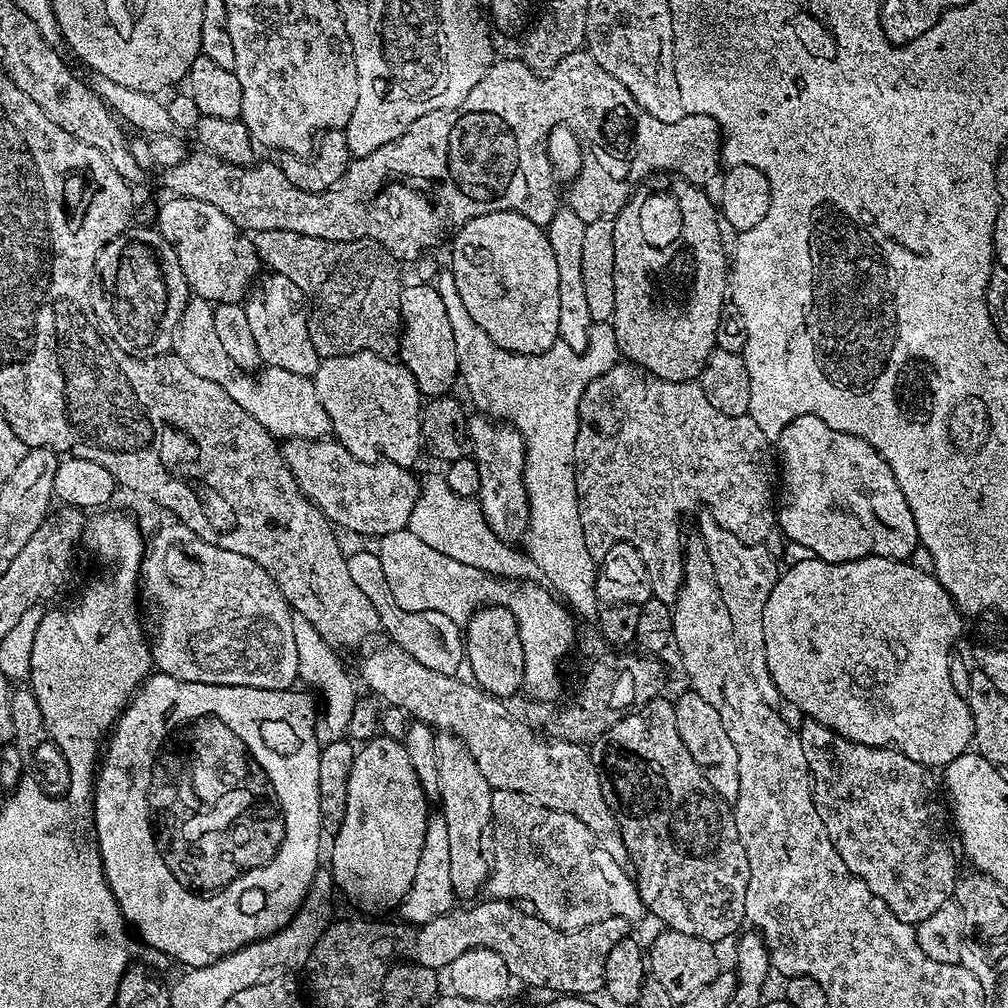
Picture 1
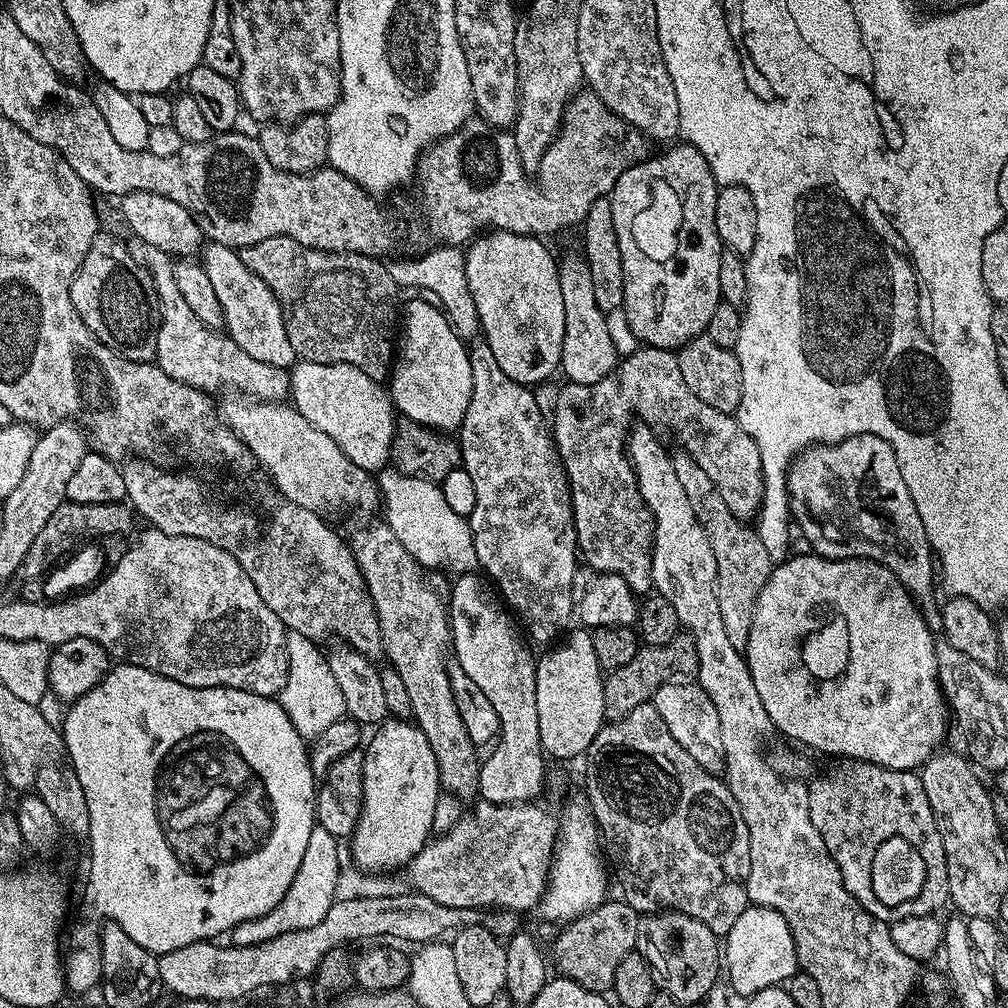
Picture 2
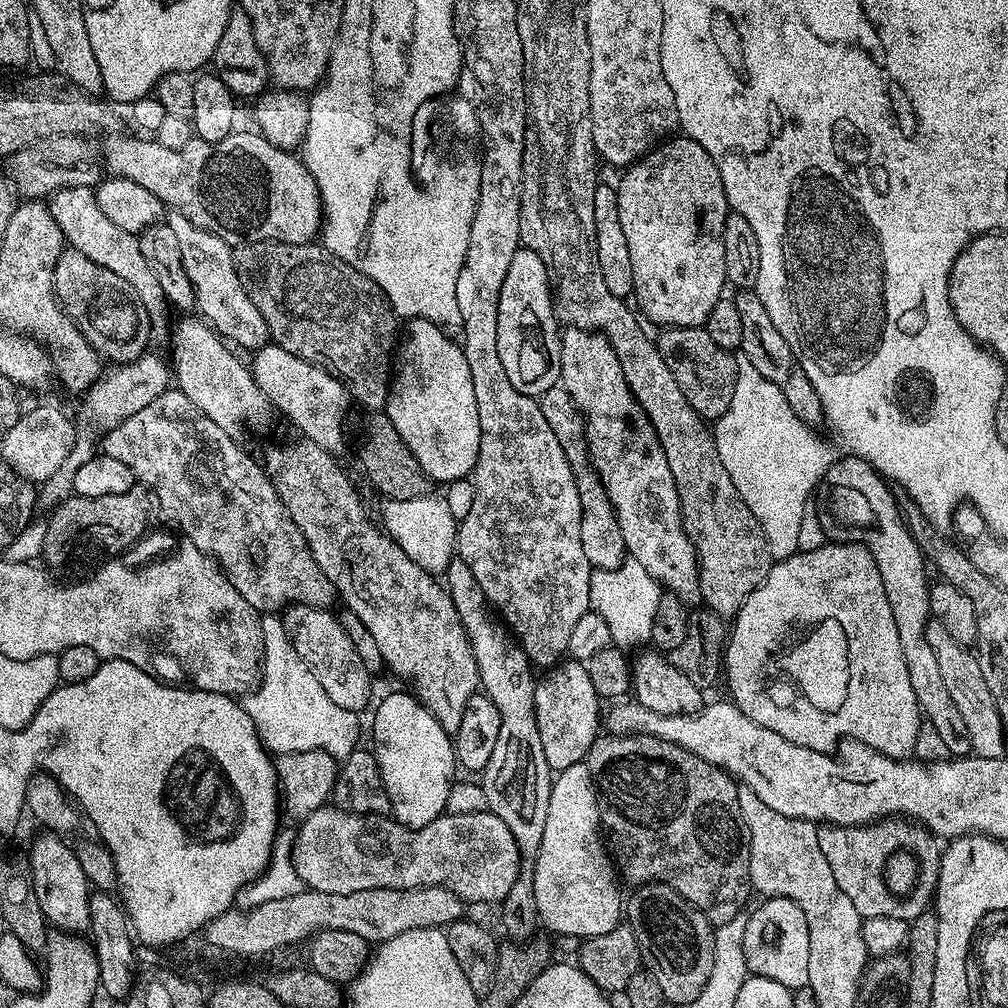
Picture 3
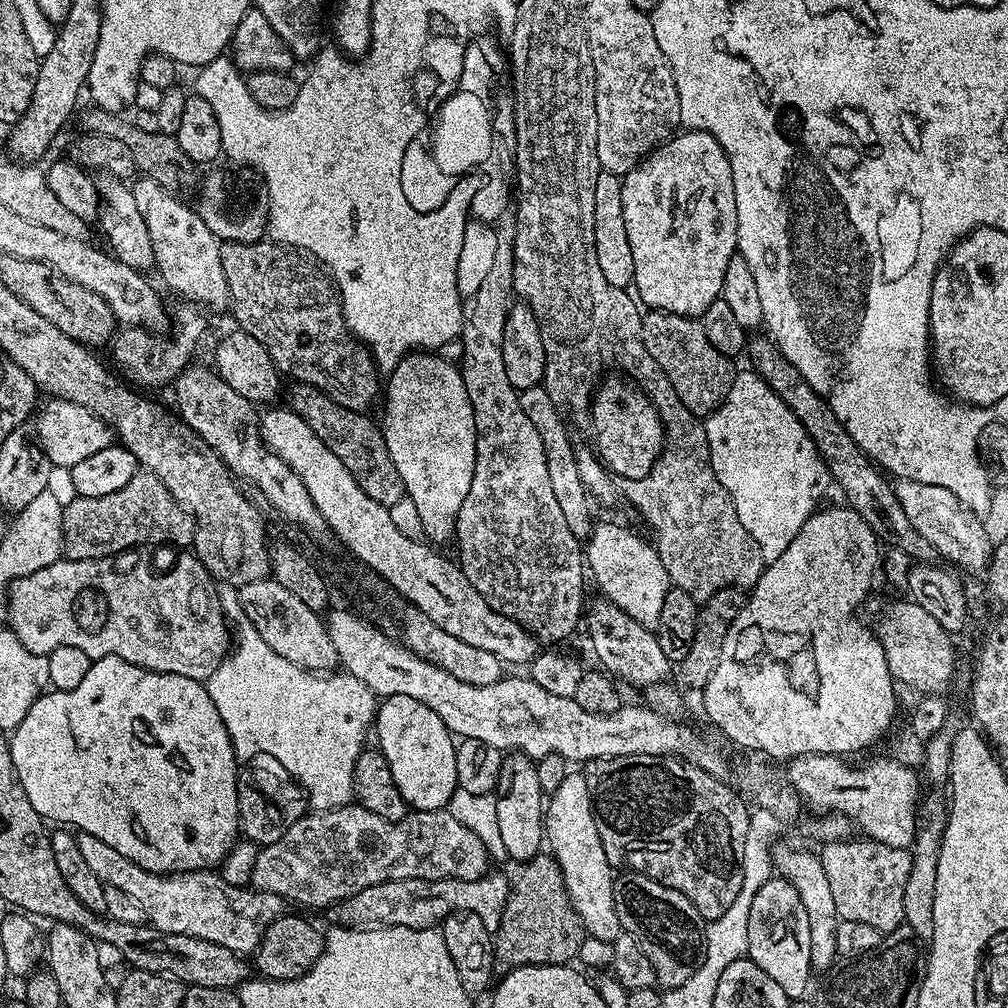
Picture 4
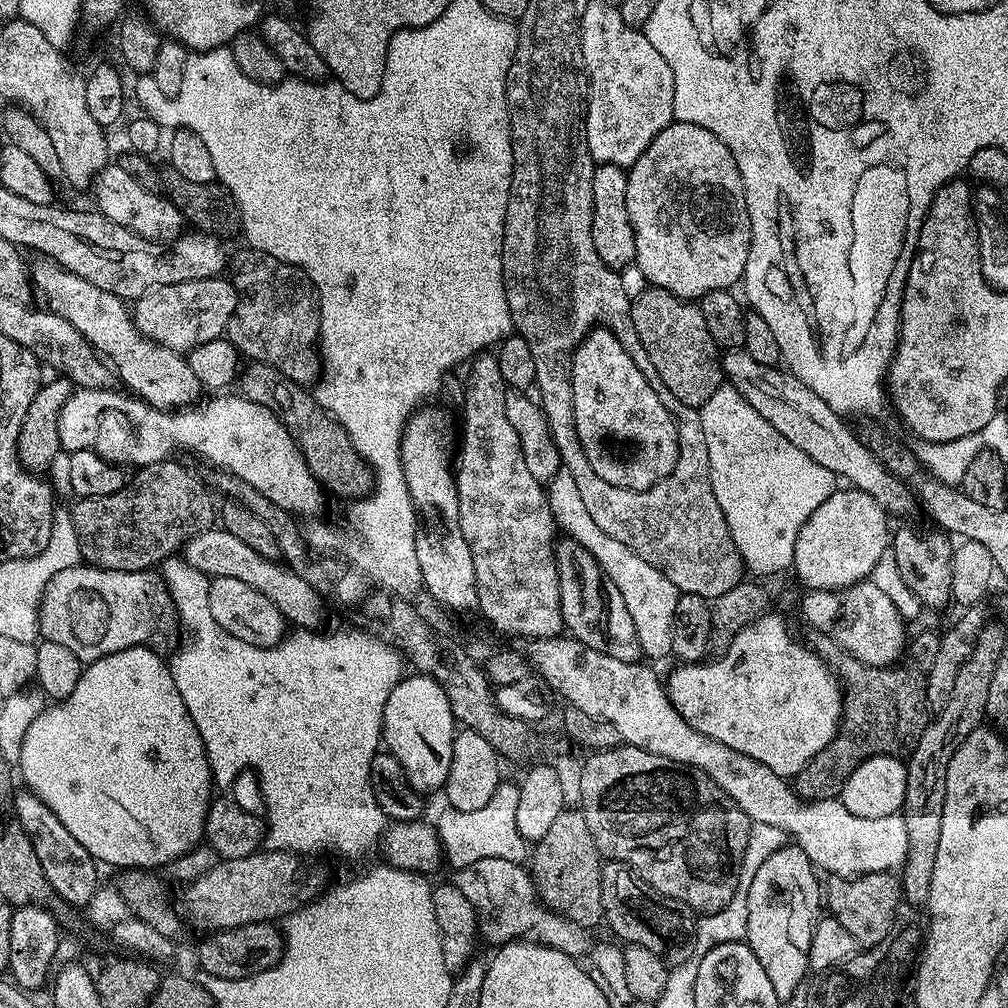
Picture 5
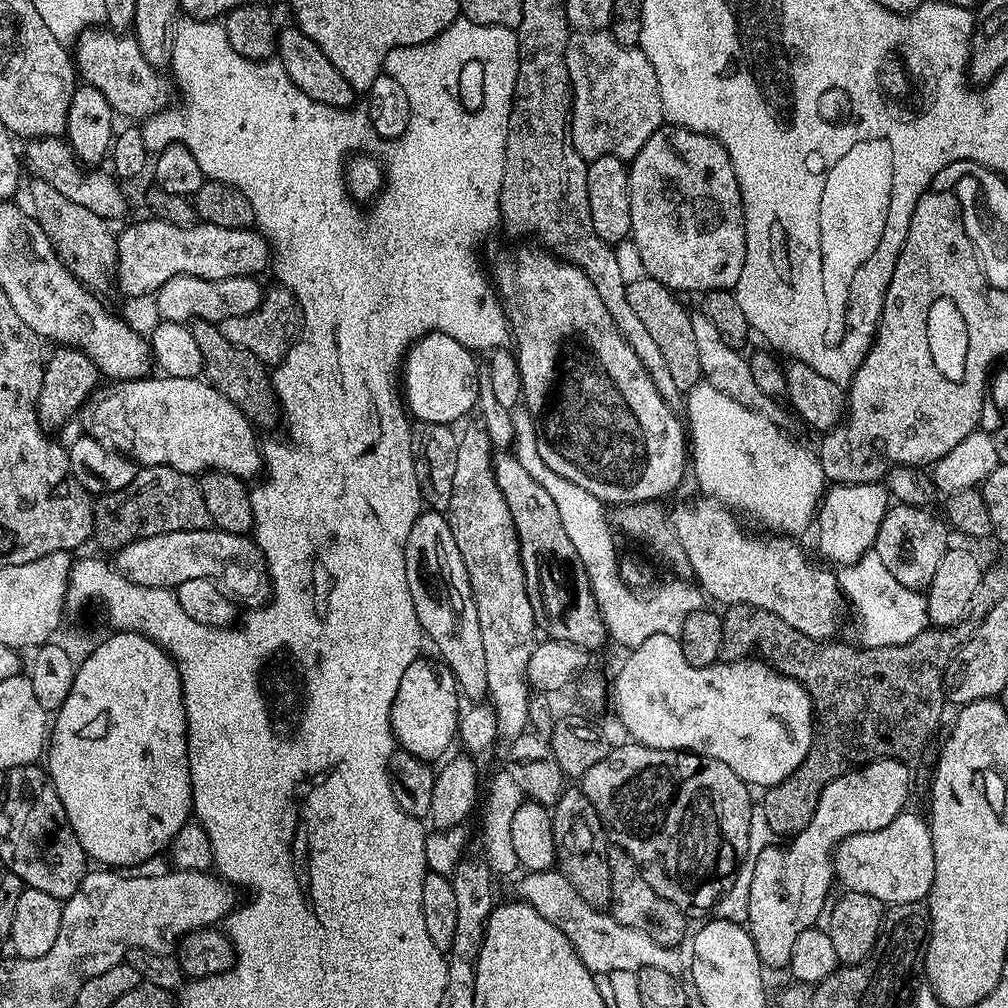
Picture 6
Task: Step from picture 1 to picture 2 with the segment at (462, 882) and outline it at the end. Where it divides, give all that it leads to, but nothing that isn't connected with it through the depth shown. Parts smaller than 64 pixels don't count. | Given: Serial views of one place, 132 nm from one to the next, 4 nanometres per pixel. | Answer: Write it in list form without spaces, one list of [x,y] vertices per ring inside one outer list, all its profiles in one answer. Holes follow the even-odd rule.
[[[386,522],[379,523],[362,529],[350,540],[350,547],[378,614],[383,655],[388,655],[387,663],[398,670],[410,697],[412,720],[426,734],[430,750],[434,750],[441,789],[463,802],[475,801],[482,760],[479,755],[476,757],[478,746],[470,742],[450,690],[446,663],[450,652],[448,609],[442,596],[440,600],[439,594],[424,581],[425,573],[416,559],[394,538],[394,530]]]

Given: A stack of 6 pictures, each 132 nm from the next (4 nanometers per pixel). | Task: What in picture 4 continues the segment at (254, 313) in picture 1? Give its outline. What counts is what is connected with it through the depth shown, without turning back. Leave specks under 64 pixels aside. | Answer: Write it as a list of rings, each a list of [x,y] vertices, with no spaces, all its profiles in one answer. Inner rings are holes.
[[[137,179],[131,185],[131,190],[134,202],[138,202],[138,210],[146,221],[146,230],[150,230],[150,242],[154,242],[156,258],[155,271],[160,272],[165,286],[185,296],[188,299],[185,301],[193,305],[213,308],[216,312],[224,308],[225,311],[229,307],[230,297],[226,274],[222,270],[221,241],[216,239],[210,226],[202,222],[191,203],[183,204],[177,193],[166,191],[154,179]]]

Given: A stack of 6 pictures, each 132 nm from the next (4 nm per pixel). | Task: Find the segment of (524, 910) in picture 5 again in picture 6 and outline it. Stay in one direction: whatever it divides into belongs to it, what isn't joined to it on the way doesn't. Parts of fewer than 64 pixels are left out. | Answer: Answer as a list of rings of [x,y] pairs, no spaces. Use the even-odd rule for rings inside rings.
[[[558,870],[525,871],[522,876],[524,877],[516,884],[515,895],[525,904],[532,906],[534,910],[538,910],[538,914],[542,914],[542,918],[546,918],[546,922],[550,922],[550,926],[558,926],[558,930],[562,930],[562,934],[566,934],[570,946],[574,946],[578,958],[582,958],[582,962],[594,974],[610,973],[614,970],[628,970],[637,973],[641,972],[643,968],[653,968],[654,970],[666,970],[666,974],[671,976],[681,975],[680,956],[676,948],[662,946],[658,942],[654,942],[654,938],[650,938],[650,934],[642,934],[642,930],[634,930],[634,926],[622,926],[622,922],[615,920],[607,911],[590,906]]]

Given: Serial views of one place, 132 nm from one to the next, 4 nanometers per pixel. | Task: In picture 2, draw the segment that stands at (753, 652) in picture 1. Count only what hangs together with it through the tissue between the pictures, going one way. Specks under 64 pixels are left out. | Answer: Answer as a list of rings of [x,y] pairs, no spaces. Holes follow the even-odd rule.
[[[683,450],[673,451],[671,458],[678,482],[682,482],[682,490],[686,490],[686,498],[690,498],[690,506],[694,506],[698,522],[710,538],[710,546],[714,546],[714,562],[718,562],[718,607],[722,610],[726,635],[730,637],[731,644],[744,653],[750,638],[750,626],[754,622],[756,599],[758,594],[762,594],[762,586],[766,586],[774,567],[772,559],[762,547],[762,538],[758,538],[755,527],[730,514],[730,506],[726,506],[714,482],[710,482],[710,474],[702,470],[699,462]]]

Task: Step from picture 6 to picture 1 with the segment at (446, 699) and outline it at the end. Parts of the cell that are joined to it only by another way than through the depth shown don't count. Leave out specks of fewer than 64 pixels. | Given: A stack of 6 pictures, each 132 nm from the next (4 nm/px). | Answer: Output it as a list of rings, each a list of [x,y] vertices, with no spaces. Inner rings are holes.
[[[383,734],[373,735],[372,739],[359,745],[354,766],[350,766],[350,786],[346,786],[346,818],[342,818],[342,826],[336,836],[331,837],[332,864],[330,871],[335,887],[340,888],[360,908],[388,908],[399,905],[414,882],[414,874],[418,871],[418,857],[422,854],[422,842],[426,842],[426,826],[430,815],[430,801],[425,796],[418,782],[418,774],[414,774],[414,766],[410,766],[410,754],[406,754],[403,743]]]

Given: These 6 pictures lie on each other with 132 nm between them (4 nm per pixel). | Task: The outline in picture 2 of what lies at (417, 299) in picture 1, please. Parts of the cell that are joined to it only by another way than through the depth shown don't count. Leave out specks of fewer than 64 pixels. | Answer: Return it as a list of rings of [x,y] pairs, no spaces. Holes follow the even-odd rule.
[[[431,299],[428,300],[412,300],[405,308],[403,305],[402,332],[404,328],[404,337],[401,340],[399,337],[398,355],[395,357],[390,373],[392,407],[401,417],[410,419],[416,424],[435,428],[436,431],[445,434],[452,434],[459,429],[462,418],[466,414],[466,406],[470,406],[472,379],[468,357],[469,345],[460,339],[460,335],[453,328],[447,315]]]

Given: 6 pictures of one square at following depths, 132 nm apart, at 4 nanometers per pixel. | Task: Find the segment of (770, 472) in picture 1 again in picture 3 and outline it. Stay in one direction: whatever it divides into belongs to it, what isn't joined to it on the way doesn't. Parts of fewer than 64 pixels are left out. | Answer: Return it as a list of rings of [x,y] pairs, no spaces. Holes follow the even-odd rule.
[[[563,386],[546,390],[539,397],[539,402],[546,422],[550,422],[550,430],[554,430],[554,438],[558,438],[558,446],[562,446],[566,454],[566,462],[570,462],[570,470],[578,486],[578,498],[582,502],[582,550],[593,569],[616,568],[626,559],[624,539],[622,530],[618,528],[616,511],[610,506],[604,484],[592,465],[592,459],[588,457],[588,445],[584,443],[584,418]]]

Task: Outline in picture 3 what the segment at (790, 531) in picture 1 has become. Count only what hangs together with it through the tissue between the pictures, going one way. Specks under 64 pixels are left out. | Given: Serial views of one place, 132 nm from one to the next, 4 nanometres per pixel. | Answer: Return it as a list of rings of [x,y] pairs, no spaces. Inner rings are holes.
[[[845,455],[845,460],[837,459],[828,465],[828,472],[818,485],[818,500],[820,496],[820,528],[825,532],[829,541],[837,544],[860,544],[870,550],[874,566],[878,566],[878,574],[882,578],[882,586],[886,586],[886,602],[890,602],[890,614],[894,614],[894,626],[898,626],[898,646],[902,646],[902,659],[908,663],[910,670],[910,687],[914,689],[914,698],[918,702],[923,719],[945,742],[949,757],[959,758],[971,753],[969,735],[966,725],[958,714],[958,706],[954,706],[950,694],[946,691],[946,684],[938,671],[938,658],[932,656],[928,639],[924,631],[930,623],[930,596],[928,589],[929,569],[926,567],[926,557],[920,551],[916,539],[910,534],[908,524],[904,521],[904,514],[900,510],[897,497],[892,497],[893,489],[889,481],[858,456]]]

